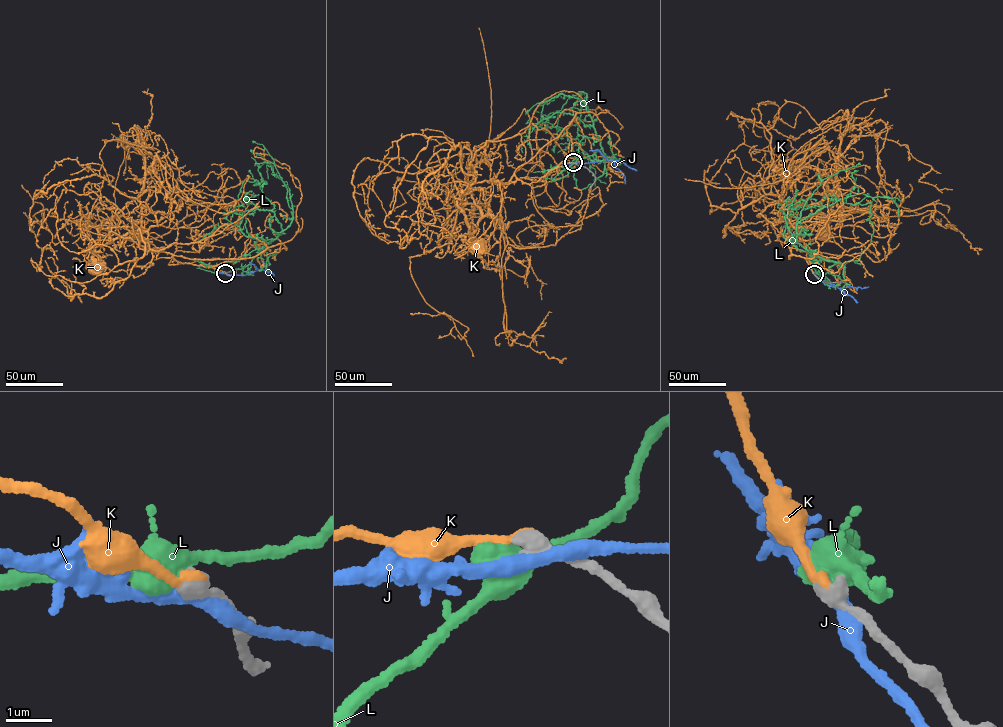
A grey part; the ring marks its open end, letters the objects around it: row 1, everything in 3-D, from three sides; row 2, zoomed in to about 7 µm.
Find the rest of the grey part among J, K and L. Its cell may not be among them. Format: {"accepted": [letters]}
{"accepted": ["K"]}

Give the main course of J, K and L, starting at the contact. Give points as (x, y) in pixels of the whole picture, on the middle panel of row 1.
J: (574, 163), (613, 161), (625, 177), (625, 184)
K: (573, 162), (530, 183), (514, 175), (506, 187), (495, 182), (501, 206), (477, 240), (478, 247)
L: (573, 163), (601, 148), (587, 111), (586, 94), (581, 91), (578, 138), (591, 172), (606, 183)

